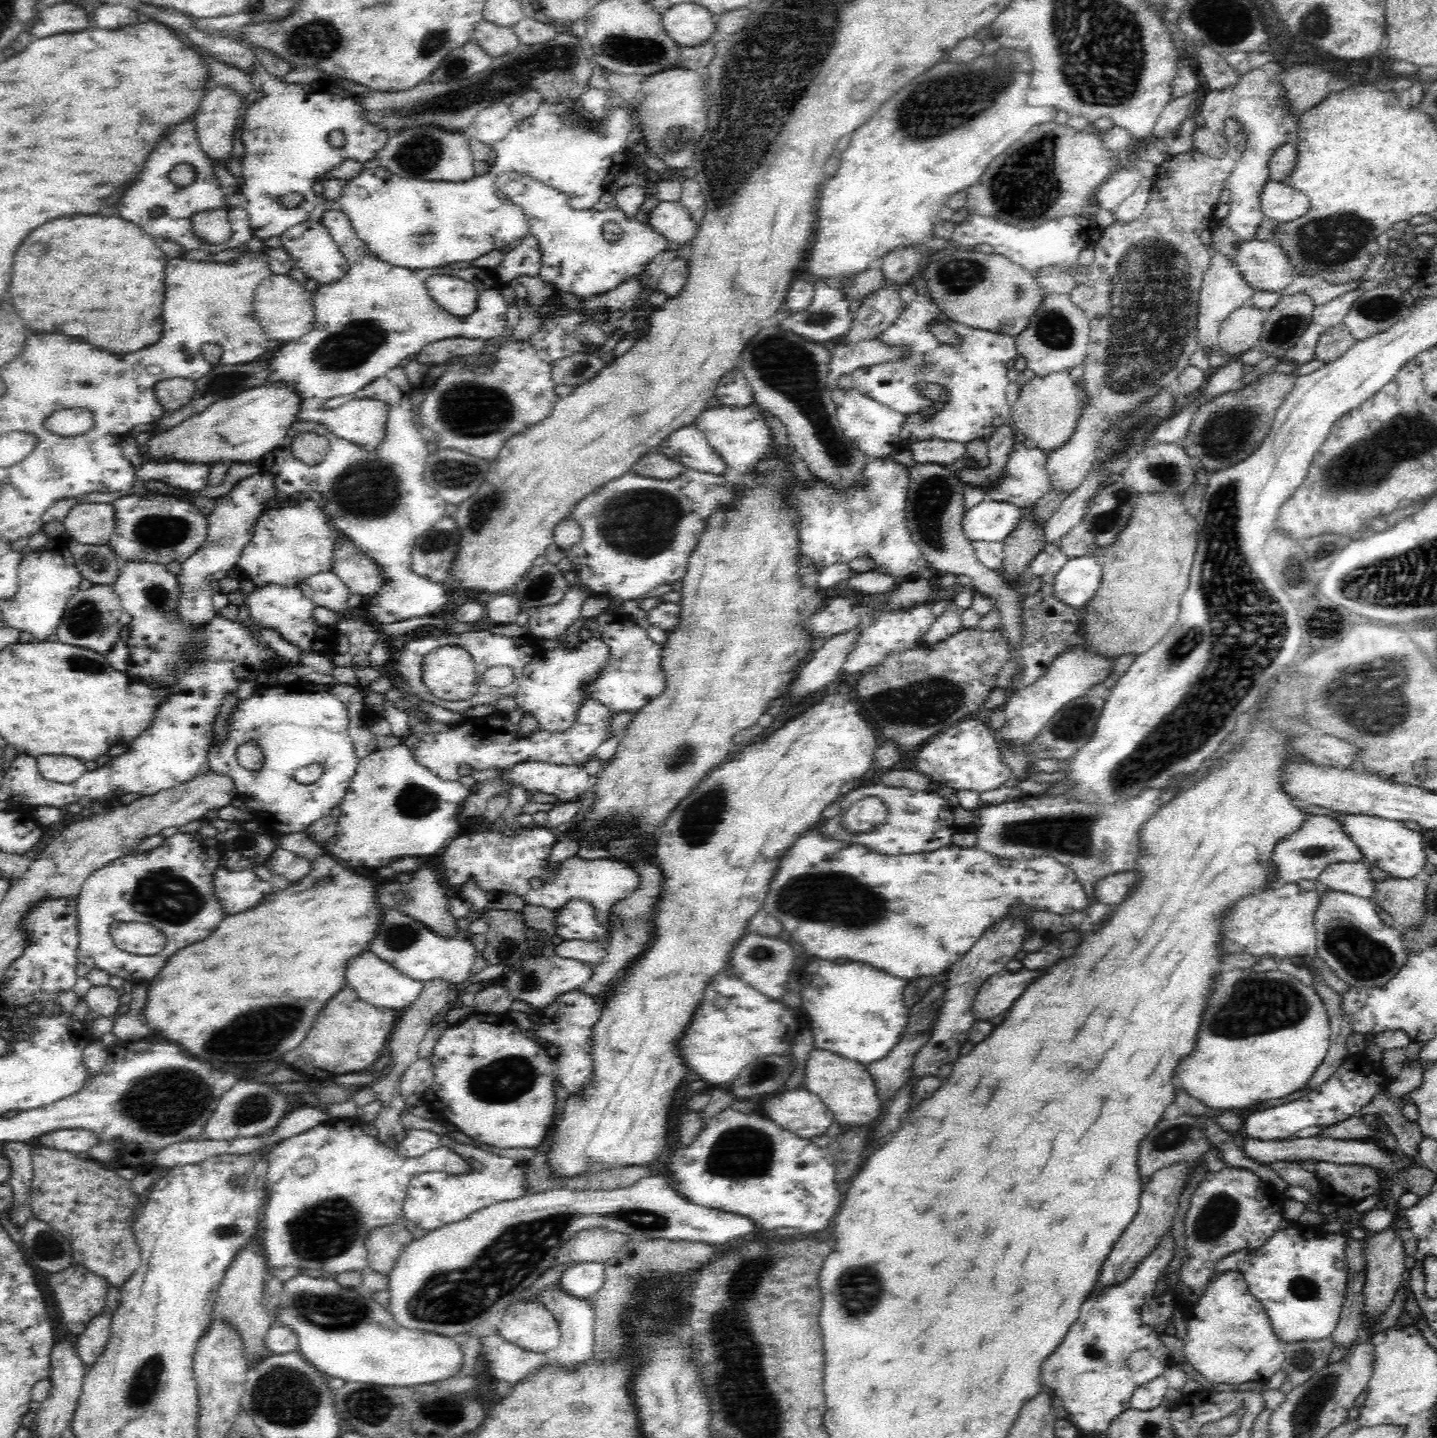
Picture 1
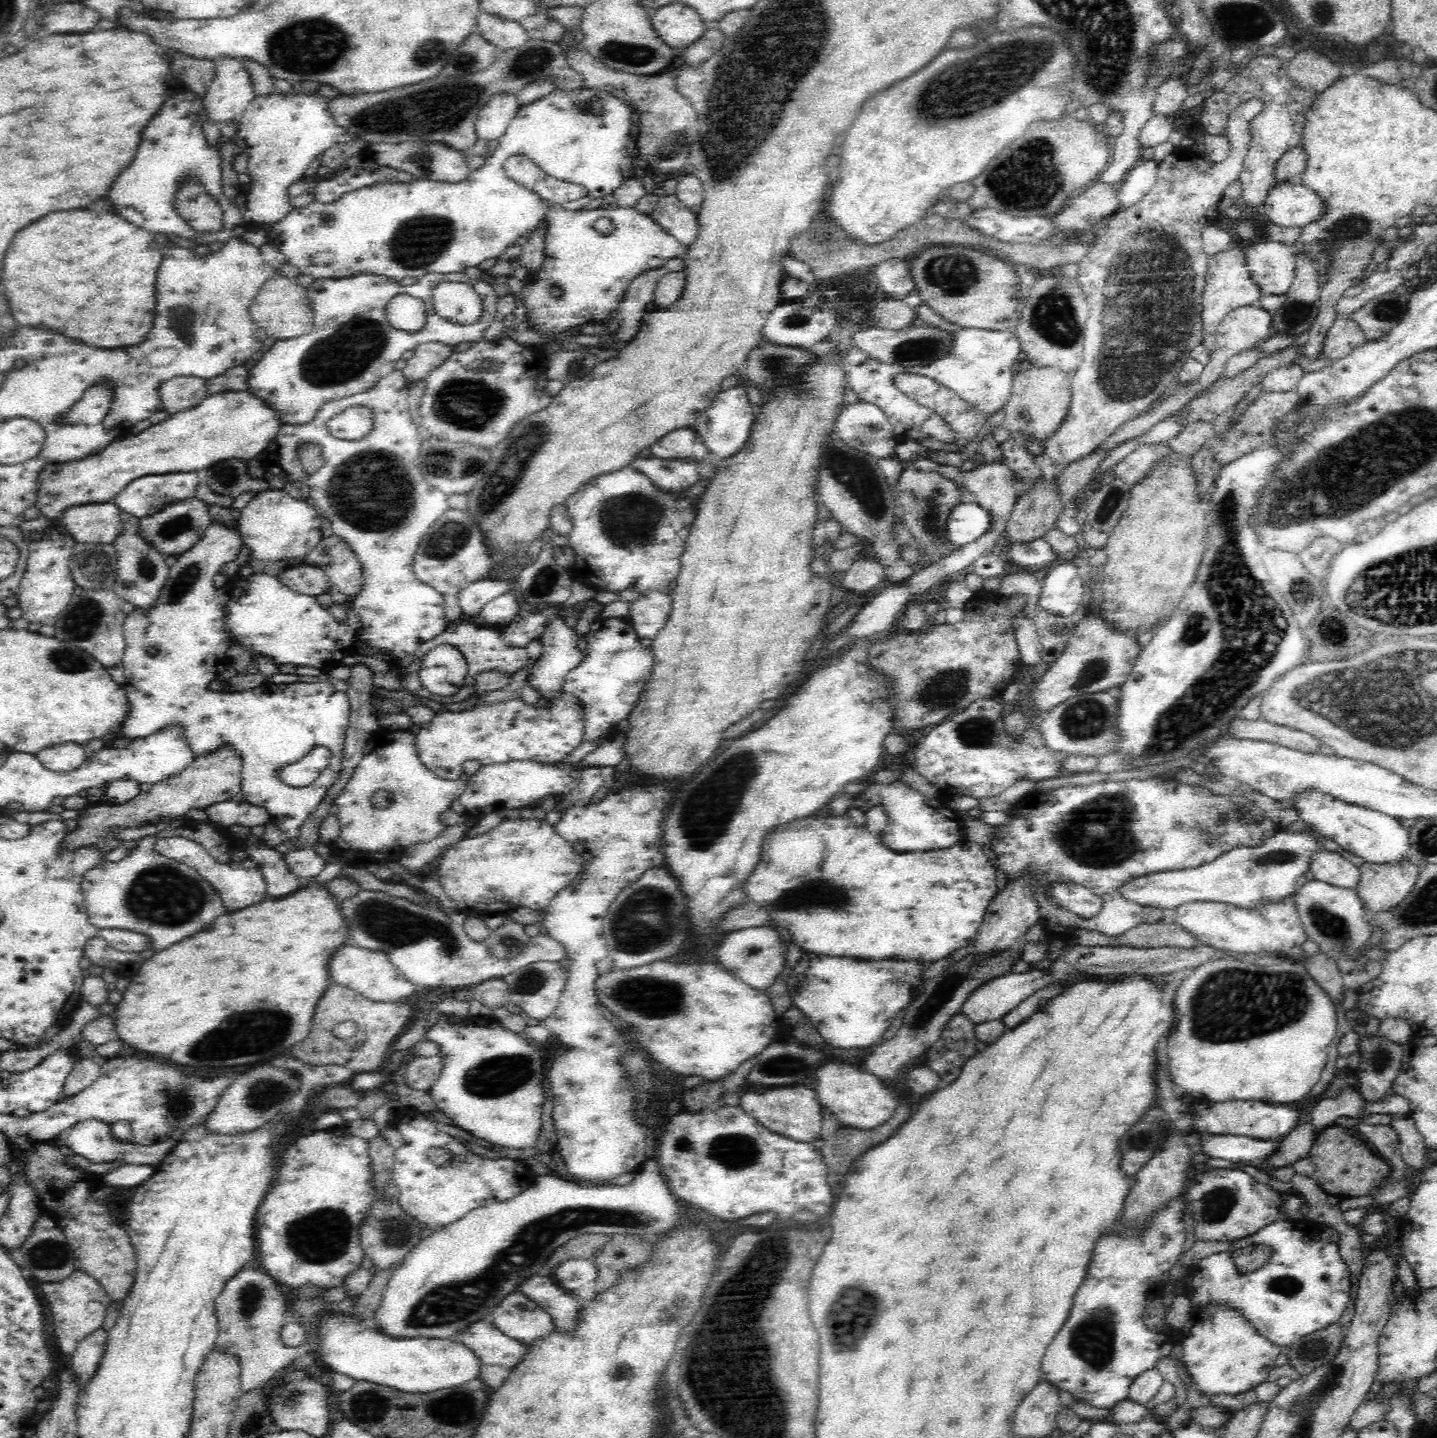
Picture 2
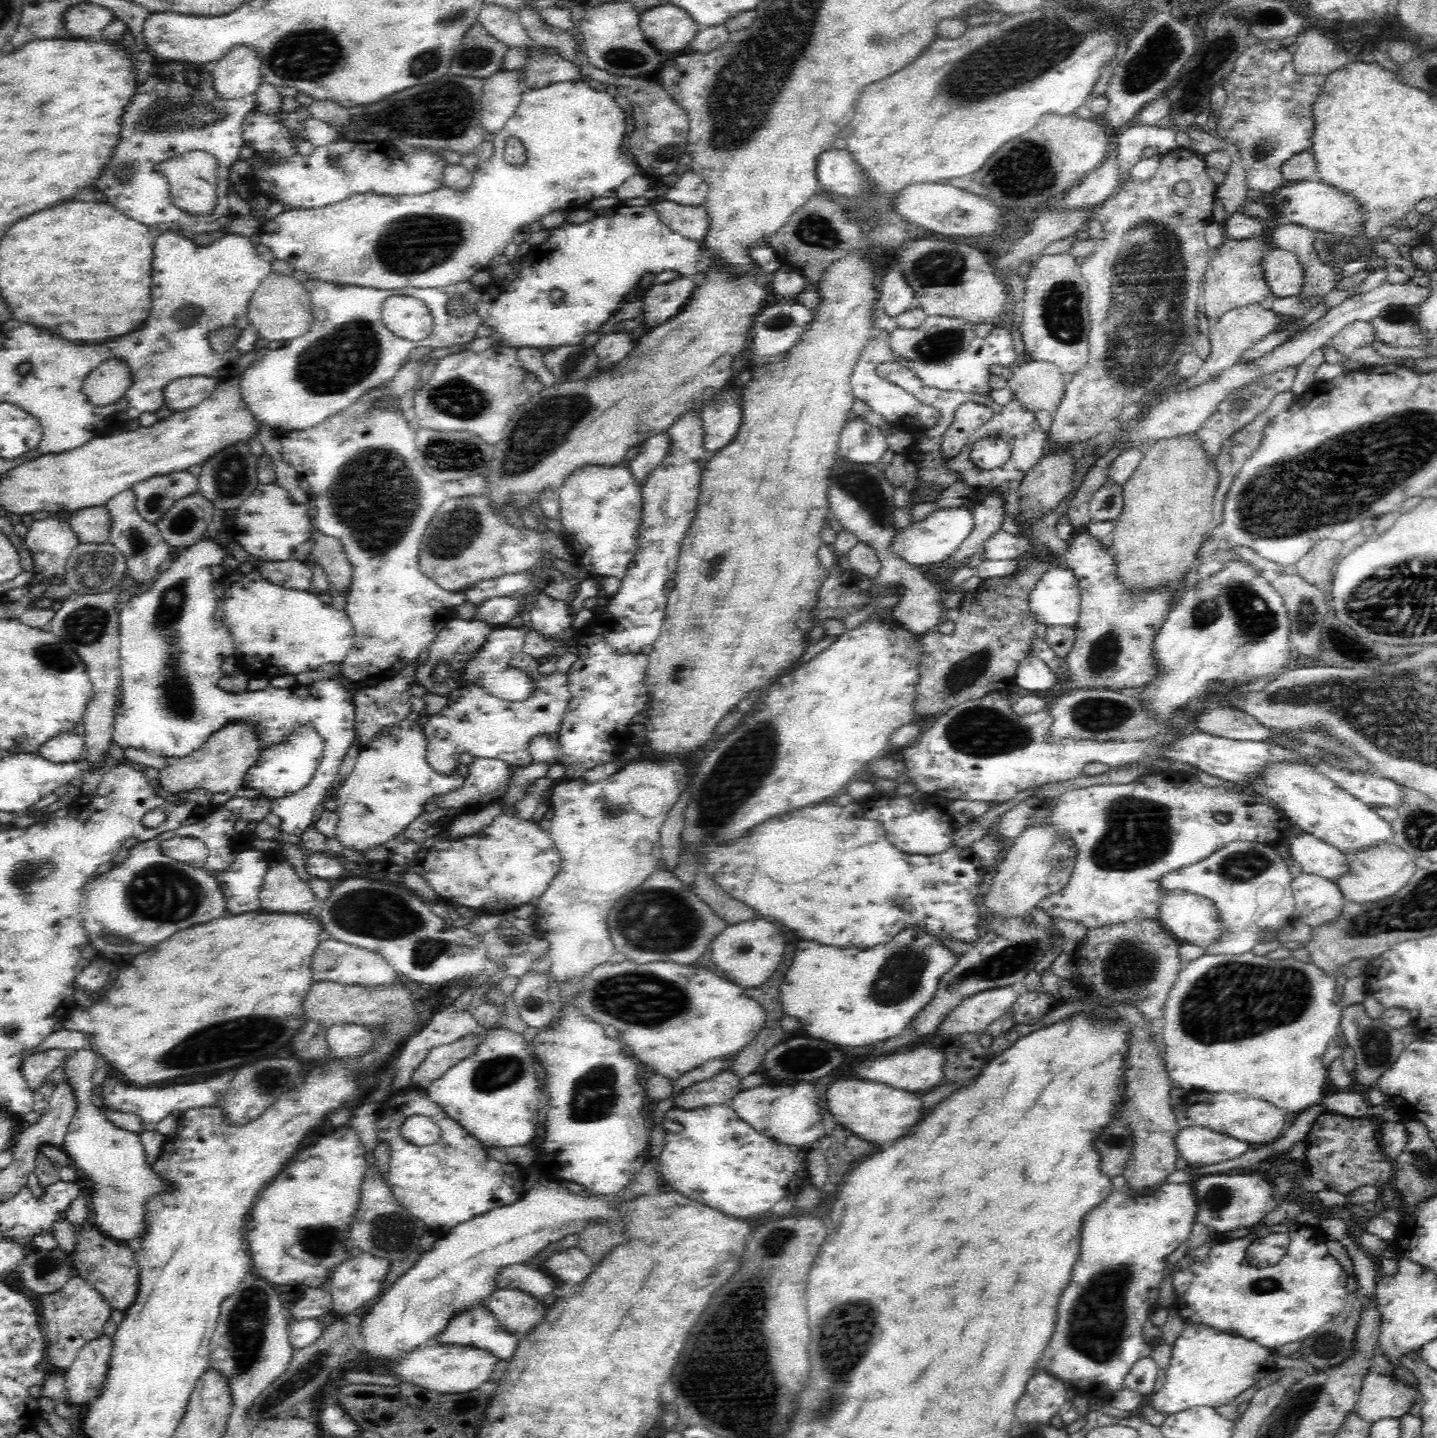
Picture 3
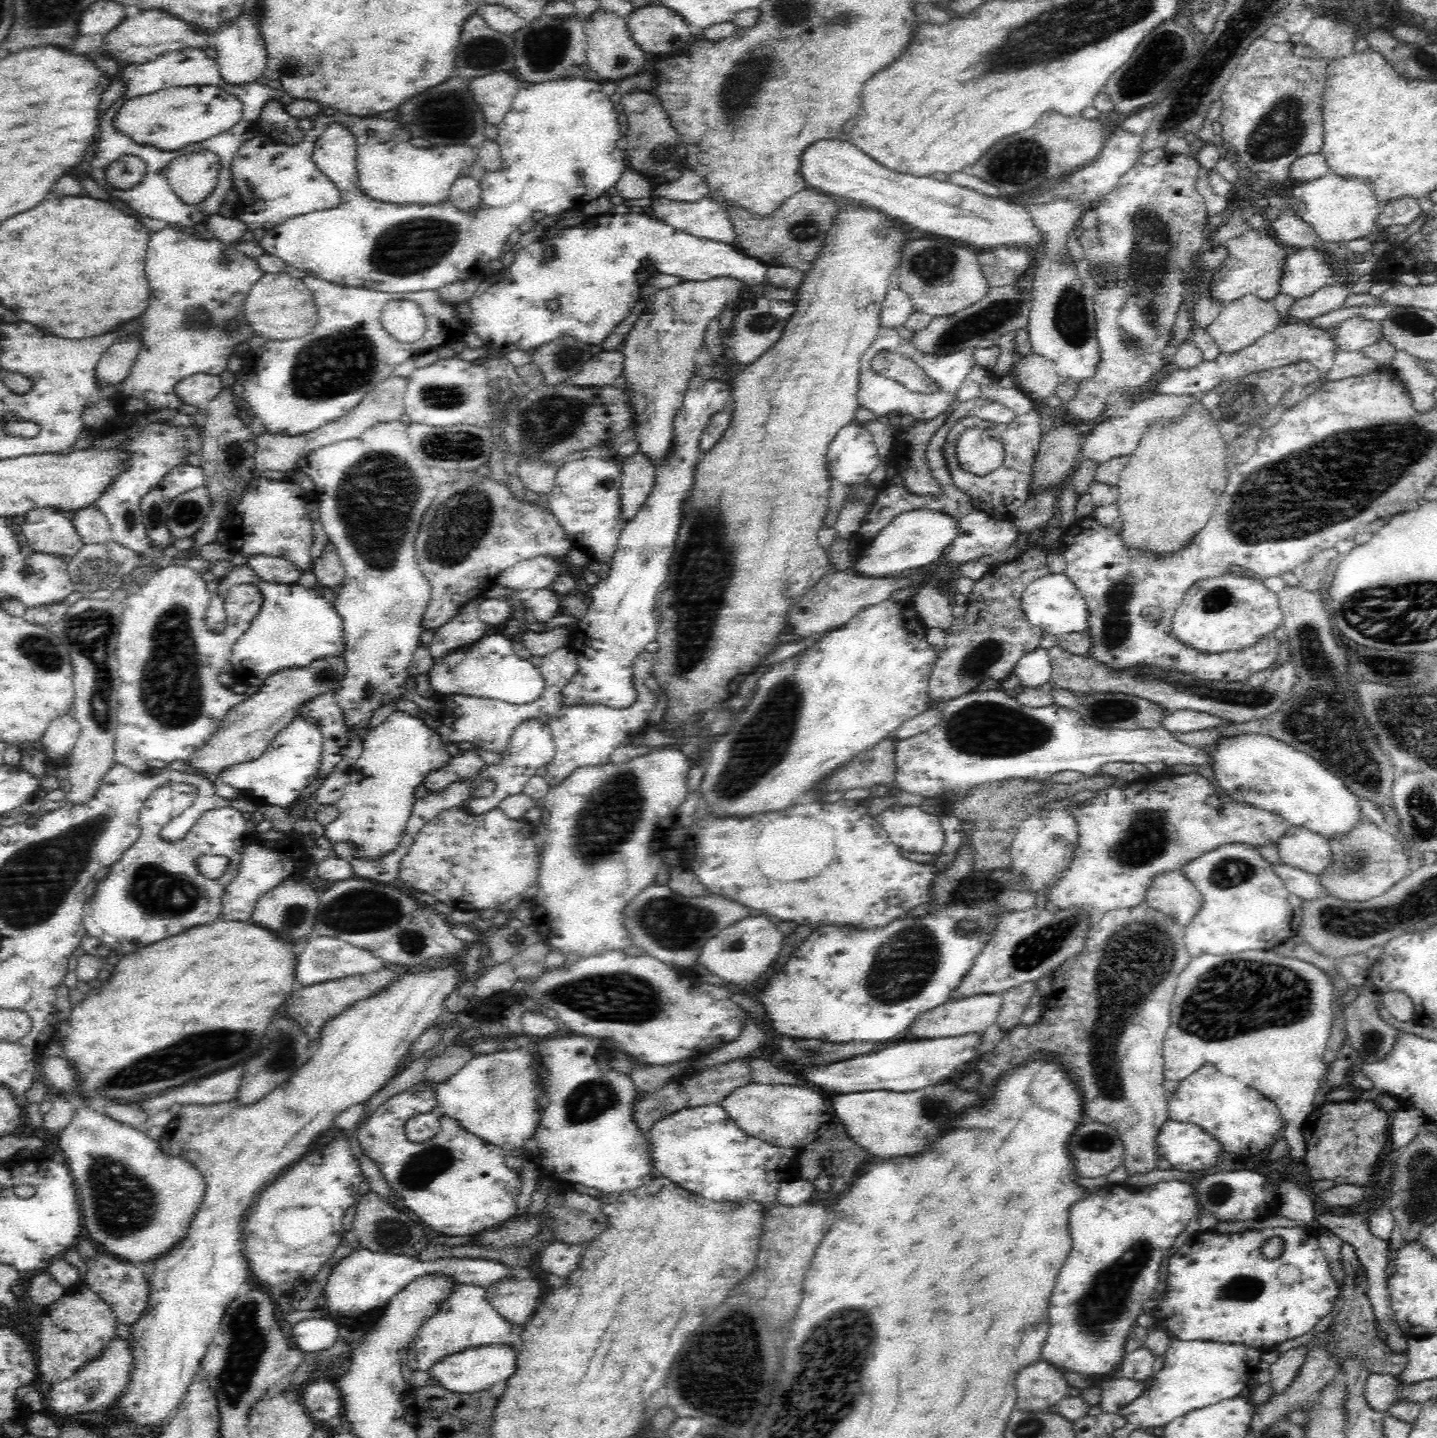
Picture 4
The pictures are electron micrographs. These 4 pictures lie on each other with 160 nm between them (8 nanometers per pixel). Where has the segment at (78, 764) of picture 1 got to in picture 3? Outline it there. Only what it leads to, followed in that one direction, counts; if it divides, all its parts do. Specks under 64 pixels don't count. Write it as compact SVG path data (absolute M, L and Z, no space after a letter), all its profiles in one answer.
M72 729L59 732L47 740L38 753L52 762L68 763L82 756L83 746L83 737Z

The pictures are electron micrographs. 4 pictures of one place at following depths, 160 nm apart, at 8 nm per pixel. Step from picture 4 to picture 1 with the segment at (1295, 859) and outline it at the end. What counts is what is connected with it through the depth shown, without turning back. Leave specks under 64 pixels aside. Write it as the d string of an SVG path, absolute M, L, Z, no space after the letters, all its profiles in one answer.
M1333 862L1323 868L1319 882L1332 890L1346 891L1368 898L1373 894L1372 875L1368 865L1356 862Z

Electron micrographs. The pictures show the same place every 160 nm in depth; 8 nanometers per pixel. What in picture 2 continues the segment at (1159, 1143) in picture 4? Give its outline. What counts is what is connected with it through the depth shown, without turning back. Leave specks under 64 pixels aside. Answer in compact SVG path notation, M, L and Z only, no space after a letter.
M1202 1133L1204 1156L1222 1158L1233 1163L1252 1165L1262 1162L1275 1148L1276 1141L1260 1141L1248 1136L1234 1134Z

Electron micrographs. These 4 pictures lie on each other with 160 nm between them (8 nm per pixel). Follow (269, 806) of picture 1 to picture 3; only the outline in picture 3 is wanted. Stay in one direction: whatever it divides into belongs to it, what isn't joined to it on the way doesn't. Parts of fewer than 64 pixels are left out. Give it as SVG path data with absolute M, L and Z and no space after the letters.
M206 538L205 540L200 540L197 544L188 547L184 552L182 552L178 557L176 557L169 565L167 565L163 570L160 570L160 574L157 576L156 580L152 582L151 585L143 590L138 590L138 595L134 598L130 598L126 604L120 605L121 612L119 614L119 656L120 656L120 672L121 672L121 685L120 685L120 709L116 712L115 724L114 724L114 734L113 740L116 744L120 745L122 750L128 750L128 748L136 748L136 750L146 750L146 752L152 752L154 755L161 756L169 761L182 758L192 754L194 751L198 750L202 746L203 742L206 742L207 738L210 738L214 731L220 730L226 723L230 721L235 721L236 719L244 719L244 721L258 721L260 723L260 728L258 728L258 733L260 733L260 739L264 741L263 749L267 749L270 745L276 744L281 741L291 730L298 728L299 726L312 726L320 736L325 740L323 755L319 765L316 767L314 776L310 780L310 784L302 790L298 790L296 794L292 796L286 796L286 798L281 798L279 800L271 800L271 812L279 816L282 820L279 828L282 832L287 834L293 834L300 836L306 828L308 828L315 819L315 810L317 807L324 802L326 794L330 792L332 782L336 780L342 762L352 746L352 742L355 740L355 705L352 703L352 691L348 690L342 683L338 683L336 680L322 680L322 682L316 682L312 686L294 686L288 688L278 688L271 684L268 685L263 690L249 691L242 694L231 693L230 691L222 690L222 687L218 687L218 680L224 677L226 674L222 670L222 664L234 656L234 651L237 648L236 643L234 643L234 637L232 633L229 632L228 628L224 626L224 623L220 621L218 616L218 606L219 601L215 597L213 592L213 583L217 574L215 572L216 566L220 566L223 559L226 556L226 549L224 549L220 544L216 543L212 538Z

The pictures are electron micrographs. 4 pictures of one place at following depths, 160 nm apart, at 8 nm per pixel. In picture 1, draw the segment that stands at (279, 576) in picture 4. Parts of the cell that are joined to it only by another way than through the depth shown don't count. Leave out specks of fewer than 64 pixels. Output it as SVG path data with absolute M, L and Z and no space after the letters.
M331 570L311 574L308 578L302 579L297 588L316 606L324 606L334 612L348 608L347 600L350 593L342 580Z

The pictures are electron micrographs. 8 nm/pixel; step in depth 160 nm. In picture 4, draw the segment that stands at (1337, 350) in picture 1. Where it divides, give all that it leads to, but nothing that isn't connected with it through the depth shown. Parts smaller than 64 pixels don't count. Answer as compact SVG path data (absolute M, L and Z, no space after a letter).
M1356 316L1339 323L1333 329L1340 351L1356 352L1379 340L1380 322Z

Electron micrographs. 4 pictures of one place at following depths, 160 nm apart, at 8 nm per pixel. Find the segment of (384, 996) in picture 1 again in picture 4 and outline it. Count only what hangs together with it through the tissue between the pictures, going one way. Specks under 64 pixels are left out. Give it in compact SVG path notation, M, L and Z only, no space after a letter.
M312 937L306 942L306 947L296 962L294 982L300 987L317 985L330 979L344 978L346 975L364 974L374 969L384 967L384 961L376 958L371 952L358 948L353 944L332 937Z

